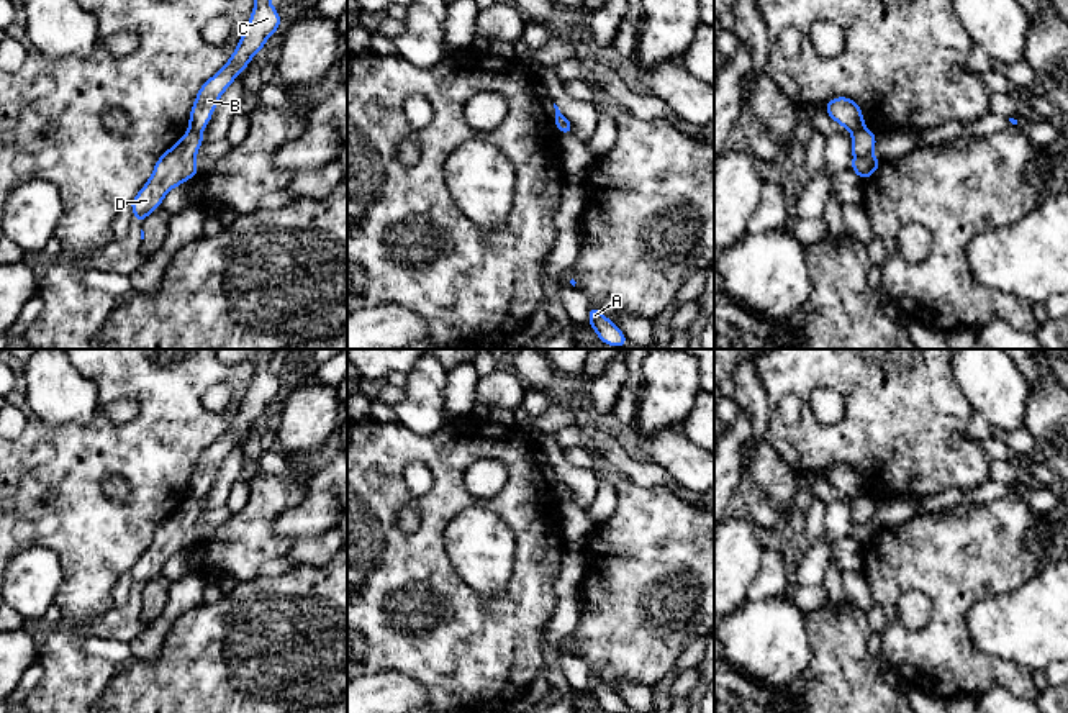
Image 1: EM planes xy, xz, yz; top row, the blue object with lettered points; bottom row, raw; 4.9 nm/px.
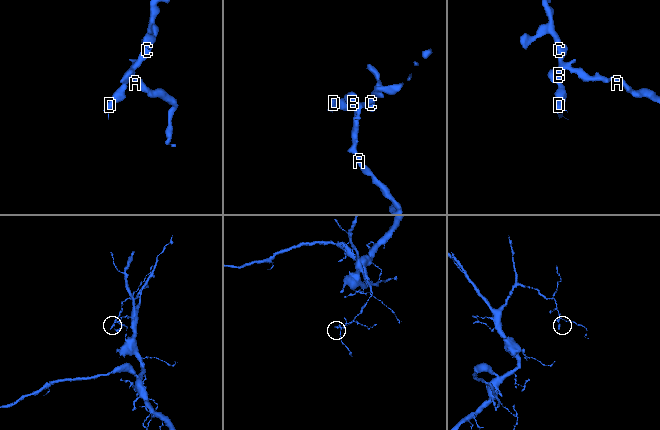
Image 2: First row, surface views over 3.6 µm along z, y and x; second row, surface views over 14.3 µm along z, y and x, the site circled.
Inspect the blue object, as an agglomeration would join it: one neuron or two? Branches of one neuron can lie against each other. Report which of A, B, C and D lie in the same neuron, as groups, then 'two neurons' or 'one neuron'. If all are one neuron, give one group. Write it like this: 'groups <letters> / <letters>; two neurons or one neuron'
groups A B C / D; two neurons

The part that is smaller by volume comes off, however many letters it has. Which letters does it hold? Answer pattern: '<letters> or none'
D

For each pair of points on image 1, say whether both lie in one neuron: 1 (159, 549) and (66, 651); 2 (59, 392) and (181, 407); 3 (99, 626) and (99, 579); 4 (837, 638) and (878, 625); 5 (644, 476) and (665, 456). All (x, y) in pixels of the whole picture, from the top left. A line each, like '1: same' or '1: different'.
1: same
2: different
3: different
4: different
5: different

